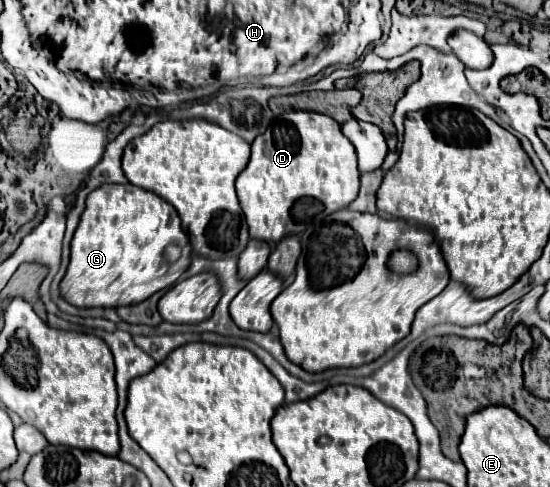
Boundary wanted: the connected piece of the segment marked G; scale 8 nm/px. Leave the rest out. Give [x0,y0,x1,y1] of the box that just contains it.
[61,184,193,308]

